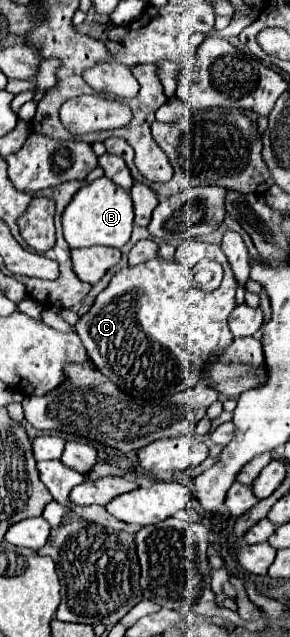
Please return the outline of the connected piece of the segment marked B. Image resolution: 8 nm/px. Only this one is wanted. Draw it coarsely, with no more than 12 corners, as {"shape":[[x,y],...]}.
{"shape":[[100,177],[62,213],[66,243],[122,247],[130,193]]}

